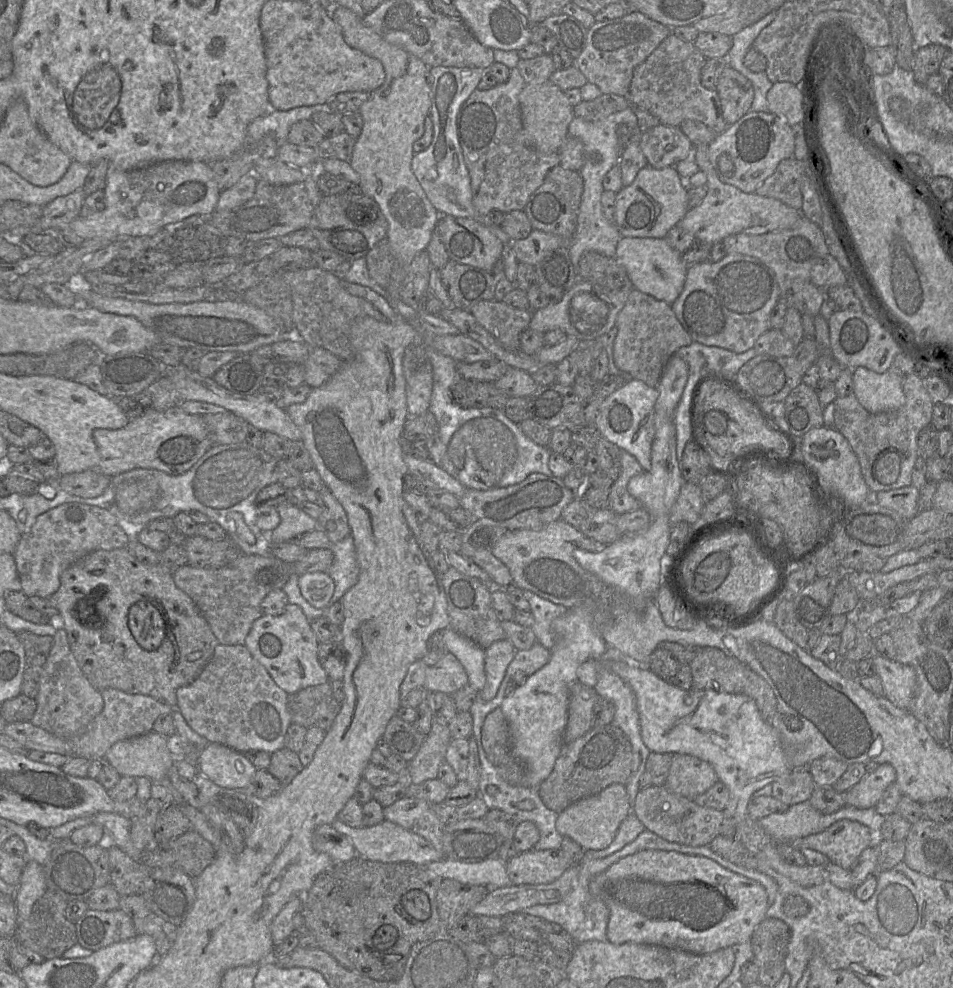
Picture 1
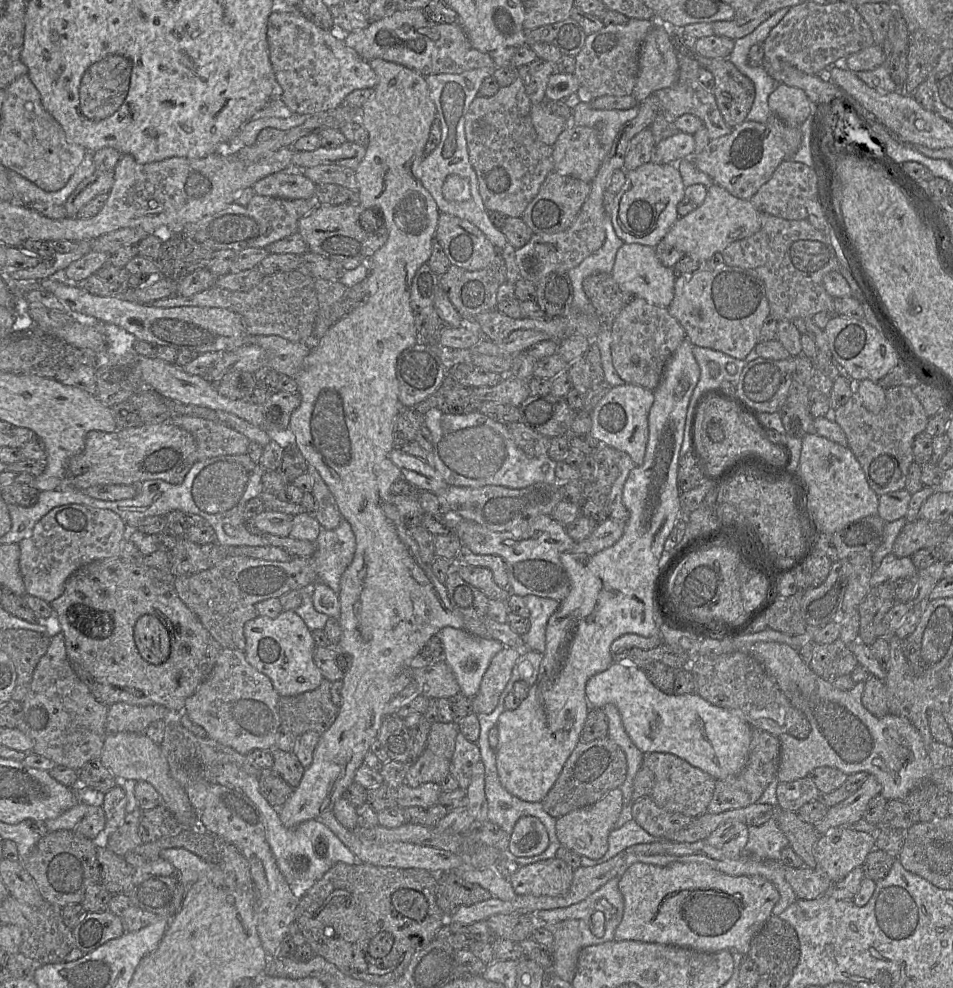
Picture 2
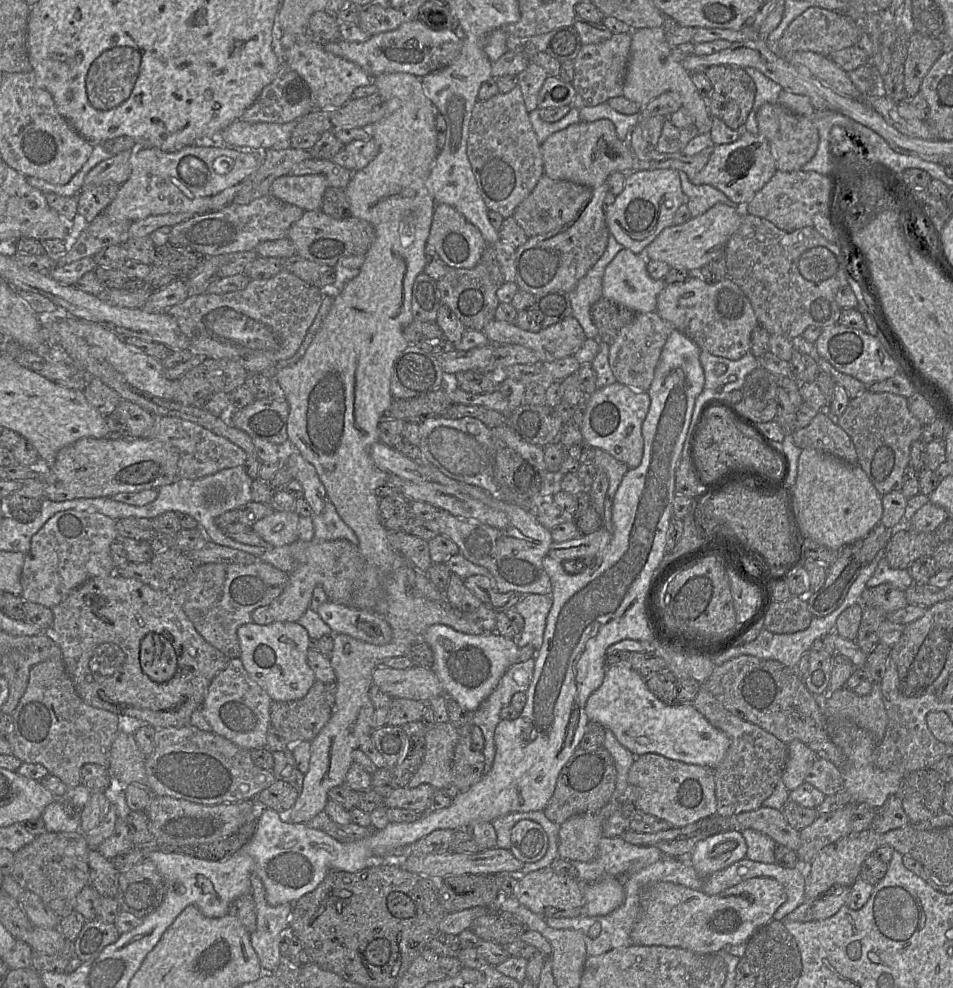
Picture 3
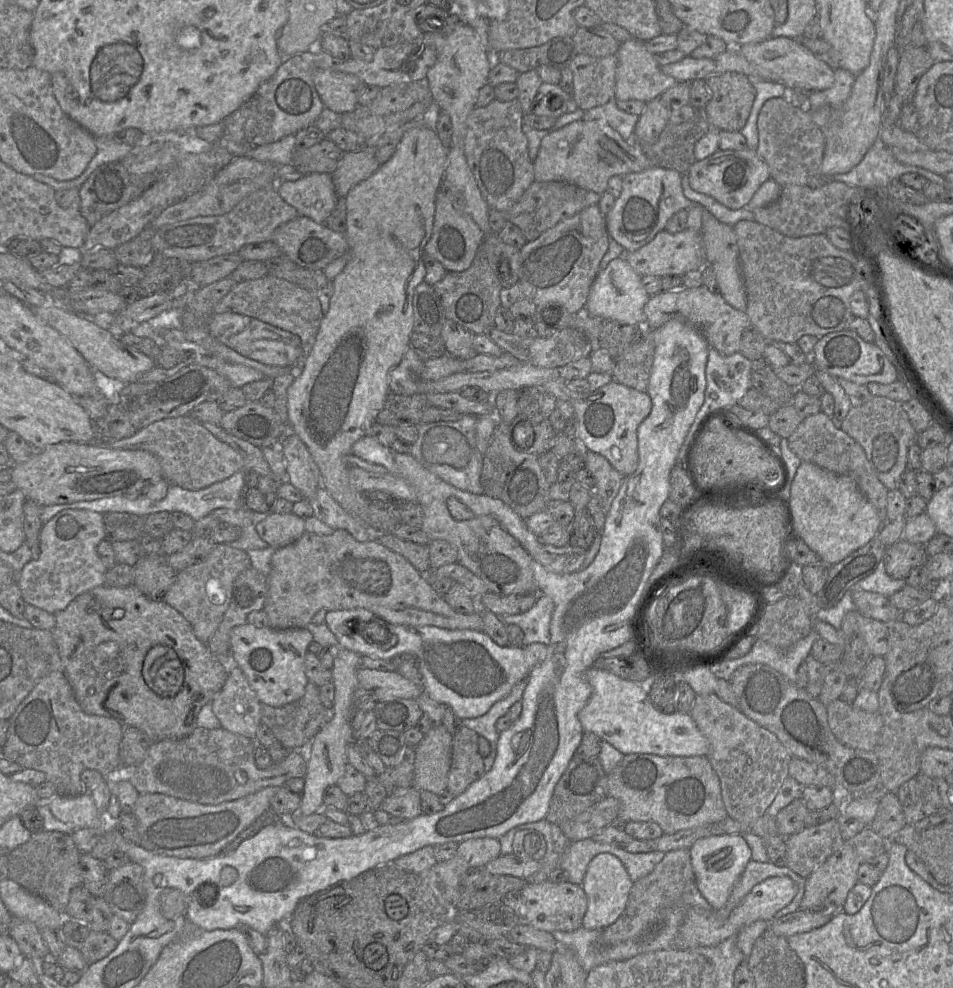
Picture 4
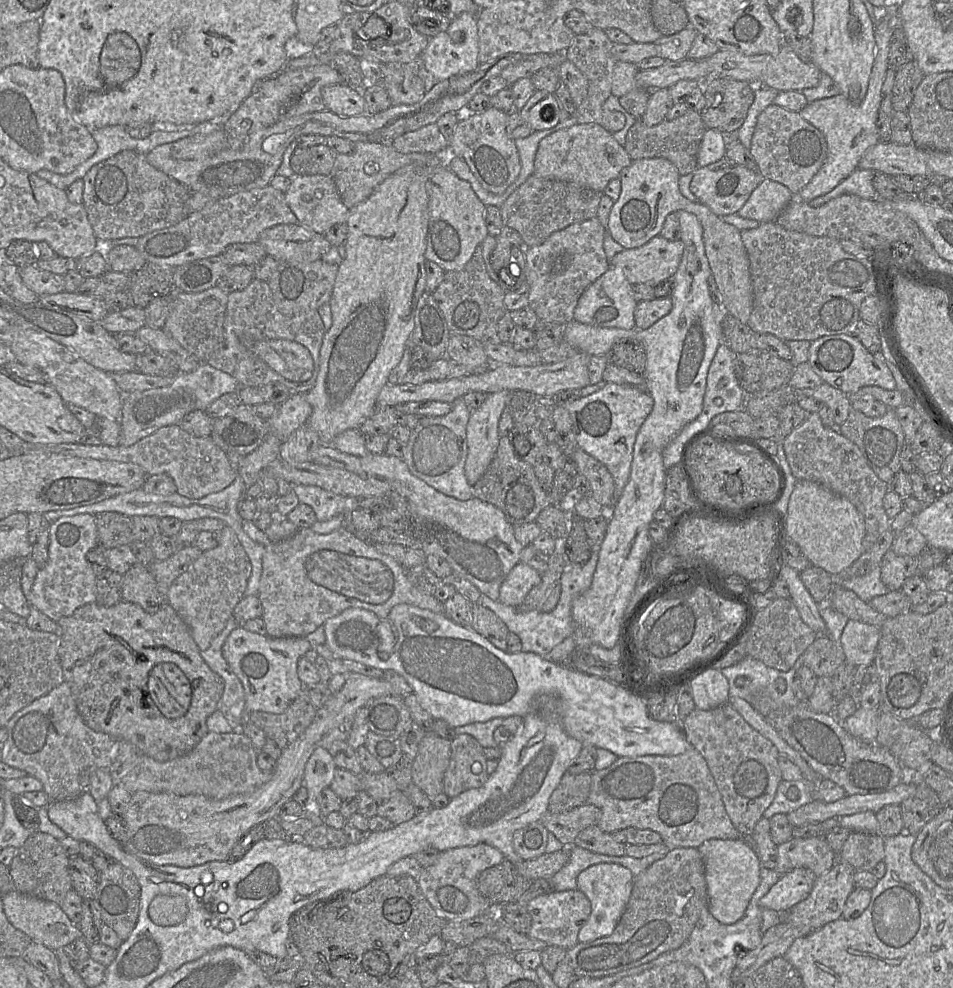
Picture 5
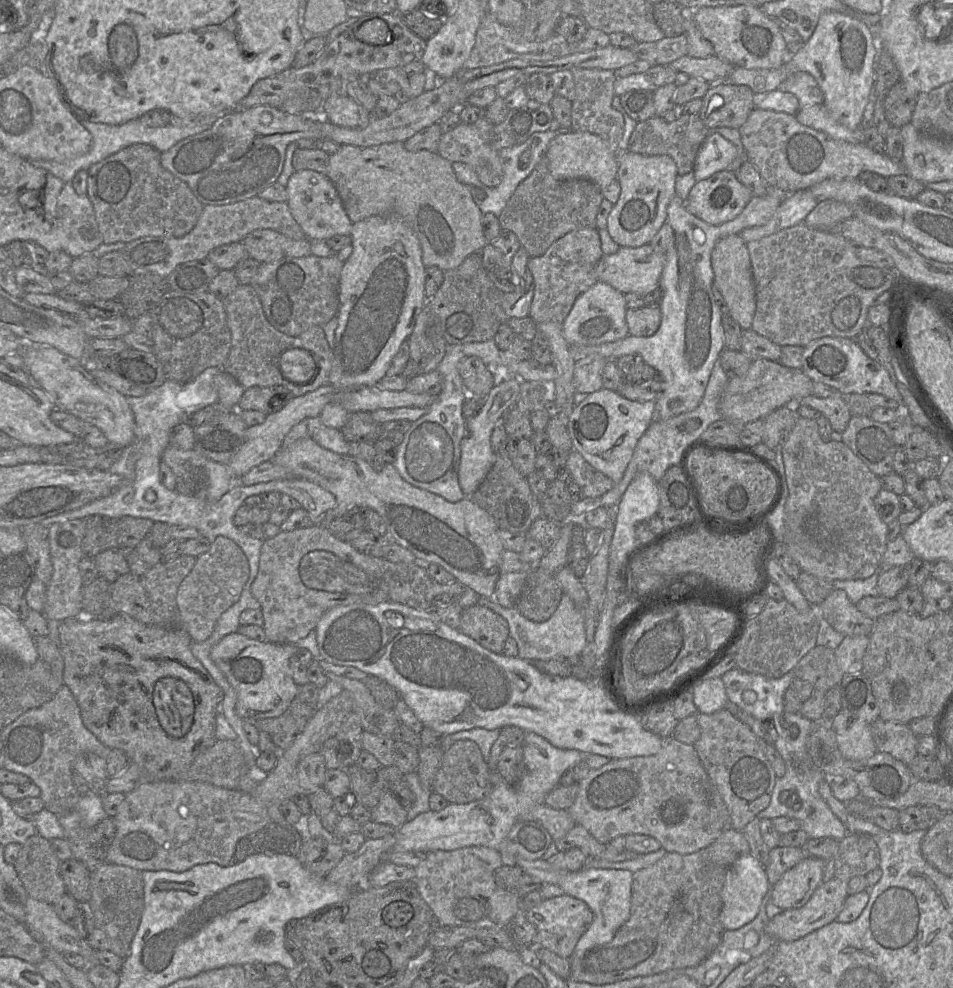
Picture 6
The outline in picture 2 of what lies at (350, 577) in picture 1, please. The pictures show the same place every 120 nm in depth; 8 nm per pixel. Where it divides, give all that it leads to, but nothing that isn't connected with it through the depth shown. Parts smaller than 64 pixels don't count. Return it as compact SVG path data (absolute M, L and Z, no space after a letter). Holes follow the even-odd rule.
M342 517L339 526L334 530L326 530L321 526L316 544L317 549L312 557L316 563L317 578L338 594L341 577L352 563L356 551L356 538L351 525Z

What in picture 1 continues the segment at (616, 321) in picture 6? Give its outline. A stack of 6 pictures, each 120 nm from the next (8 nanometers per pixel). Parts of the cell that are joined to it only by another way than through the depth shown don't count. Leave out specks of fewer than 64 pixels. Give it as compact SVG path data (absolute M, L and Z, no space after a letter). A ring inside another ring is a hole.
M621 237L615 259L626 270L635 290L672 304L683 290L688 266L682 254L672 248L665 238Z

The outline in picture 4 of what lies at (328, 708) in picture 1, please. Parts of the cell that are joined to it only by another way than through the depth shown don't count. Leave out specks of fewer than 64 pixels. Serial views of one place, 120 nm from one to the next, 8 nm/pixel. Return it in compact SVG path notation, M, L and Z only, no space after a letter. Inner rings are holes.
M308 682L304 696L296 702L282 707L263 704L261 707L261 724L267 726L287 750L306 749L330 718L331 710L322 704L319 687L312 682Z

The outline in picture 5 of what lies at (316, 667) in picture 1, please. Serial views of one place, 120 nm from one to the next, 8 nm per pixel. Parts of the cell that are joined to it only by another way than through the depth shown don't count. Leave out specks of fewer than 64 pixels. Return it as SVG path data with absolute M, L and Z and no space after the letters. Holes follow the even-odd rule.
M243 626L233 630L223 646L223 656L243 685L246 712L285 712L304 688L298 676L298 662L311 648L311 643L305 637L272 638L247 631Z

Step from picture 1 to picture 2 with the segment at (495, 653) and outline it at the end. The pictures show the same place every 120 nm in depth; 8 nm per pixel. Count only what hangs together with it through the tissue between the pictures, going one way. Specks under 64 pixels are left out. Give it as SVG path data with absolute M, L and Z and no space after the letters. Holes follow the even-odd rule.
M505 646L492 658L482 678L480 689L473 698L473 713L489 714L496 708L516 660L525 651L525 647L516 649Z

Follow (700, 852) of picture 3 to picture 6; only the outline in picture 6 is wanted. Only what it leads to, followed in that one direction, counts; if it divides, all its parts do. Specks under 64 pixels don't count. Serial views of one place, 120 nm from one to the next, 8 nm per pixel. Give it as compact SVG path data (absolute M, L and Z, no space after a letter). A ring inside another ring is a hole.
M750 854L738 857L729 867L721 891L720 922L725 930L737 930L757 916L763 898L771 890L764 867Z

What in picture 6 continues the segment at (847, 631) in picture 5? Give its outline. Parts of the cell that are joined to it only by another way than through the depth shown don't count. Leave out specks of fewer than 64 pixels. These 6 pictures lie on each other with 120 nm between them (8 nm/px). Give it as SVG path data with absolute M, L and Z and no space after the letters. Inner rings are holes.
M868 635L845 636L834 650L837 664L844 675L862 671L863 657L869 641Z

